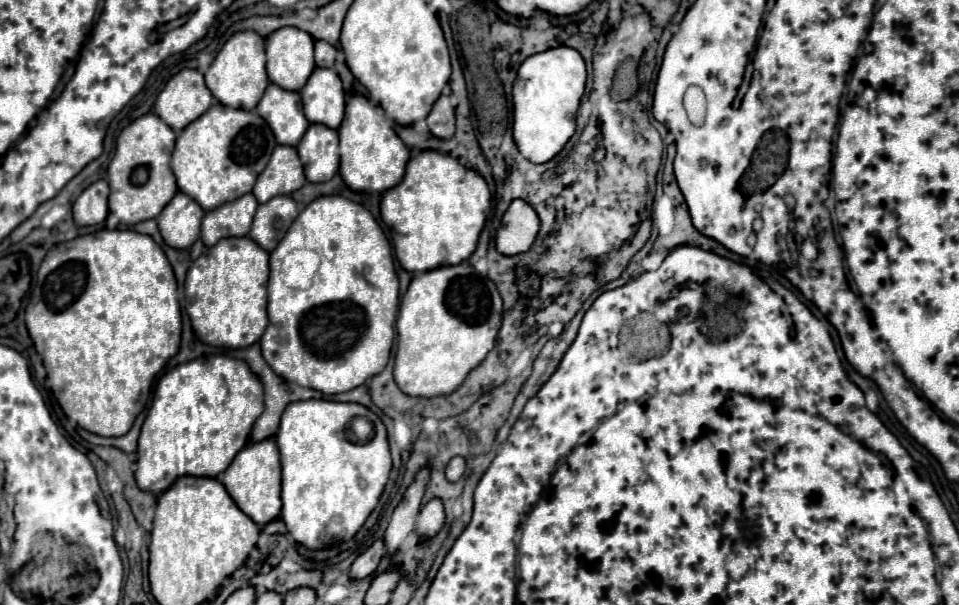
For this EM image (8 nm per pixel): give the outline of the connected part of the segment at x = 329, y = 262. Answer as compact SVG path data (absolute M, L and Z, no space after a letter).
M320 196L316 200L312 200L302 212L300 216L292 222L292 226L288 228L286 236L280 240L280 244L270 252L270 282L268 282L268 326L260 338L260 346L262 346L262 356L264 360L270 364L270 368L282 376L284 380L296 382L300 386L308 386L314 388L322 394L338 394L338 392L346 392L352 390L360 384L366 384L372 376L376 376L378 372L384 370L388 358L390 358L390 350L394 344L394 322L398 316L398 276L394 270L394 260L392 260L392 248L390 242L384 234L384 230L380 228L380 224L374 220L374 216L362 206L356 204L344 196Z

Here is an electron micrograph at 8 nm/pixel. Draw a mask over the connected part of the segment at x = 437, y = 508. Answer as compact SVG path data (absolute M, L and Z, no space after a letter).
M432 498L420 510L420 516L416 522L416 536L420 540L428 540L436 536L442 526L444 526L444 504L440 498Z

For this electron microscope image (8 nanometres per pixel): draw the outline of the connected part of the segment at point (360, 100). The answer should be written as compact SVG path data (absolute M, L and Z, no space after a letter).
M352 94L346 102L346 114L338 128L340 134L340 176L344 182L356 190L356 192L384 192L386 188L392 188L402 180L402 172L406 166L406 160L410 158L408 146L400 140L400 136L394 132L394 128L382 118L382 110L374 106L366 96Z

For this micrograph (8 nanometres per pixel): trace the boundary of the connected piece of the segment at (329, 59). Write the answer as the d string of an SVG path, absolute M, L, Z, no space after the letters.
M316 40L314 44L314 54L316 54L316 66L320 68L332 68L336 60L336 48L324 40Z

